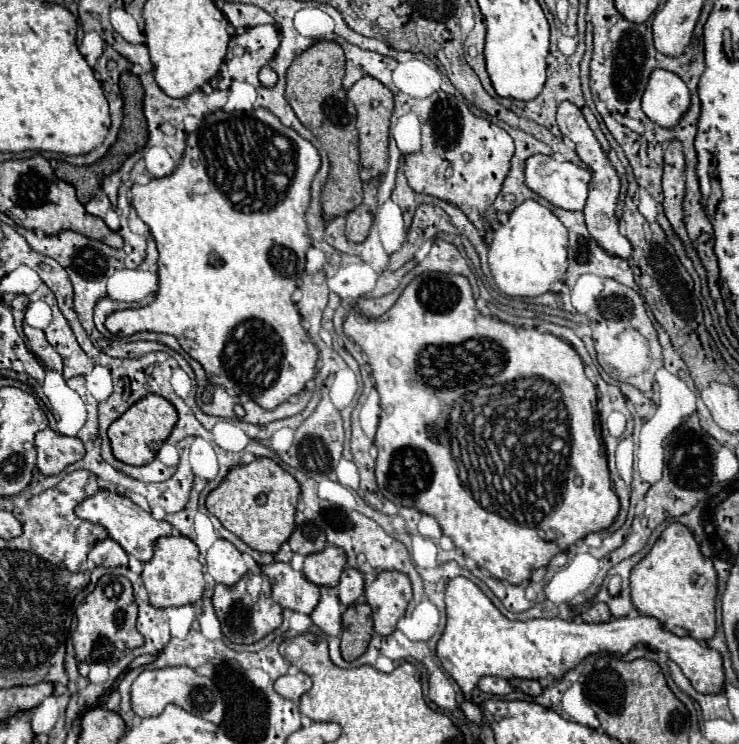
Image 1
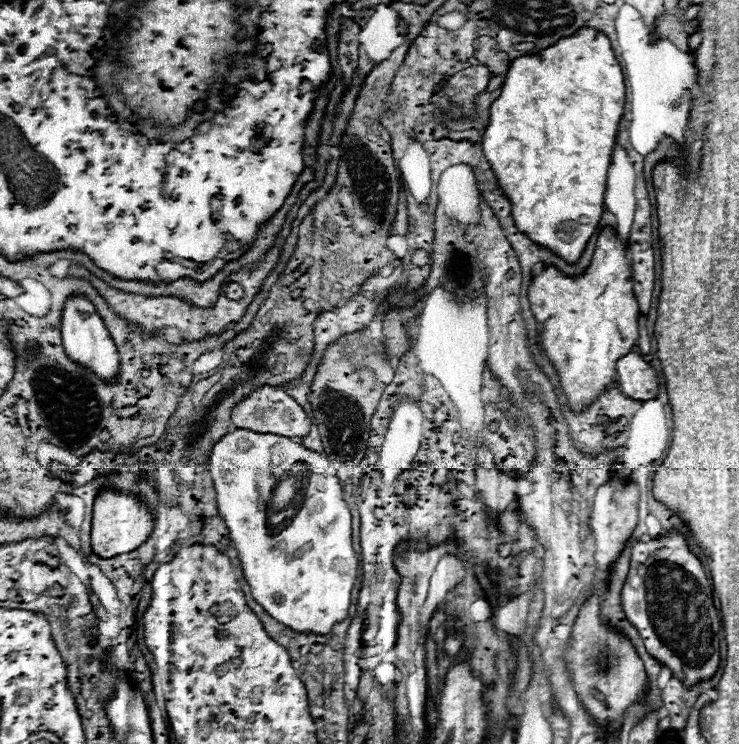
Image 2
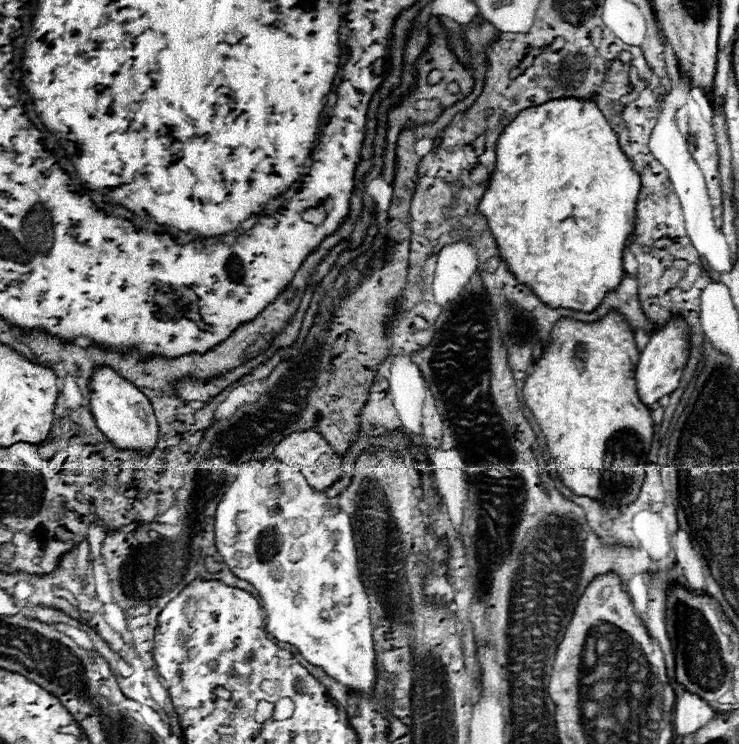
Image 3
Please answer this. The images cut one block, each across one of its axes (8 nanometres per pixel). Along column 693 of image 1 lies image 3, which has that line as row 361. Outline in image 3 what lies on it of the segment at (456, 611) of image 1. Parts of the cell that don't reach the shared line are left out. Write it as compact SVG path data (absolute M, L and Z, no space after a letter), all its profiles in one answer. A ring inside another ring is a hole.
M672 320L668 326L654 332L646 348L640 352L640 358L636 364L638 398L650 406L658 402L662 396L668 396L670 392L674 392L678 388L682 368L686 364L686 356L688 356L688 328L684 320Z

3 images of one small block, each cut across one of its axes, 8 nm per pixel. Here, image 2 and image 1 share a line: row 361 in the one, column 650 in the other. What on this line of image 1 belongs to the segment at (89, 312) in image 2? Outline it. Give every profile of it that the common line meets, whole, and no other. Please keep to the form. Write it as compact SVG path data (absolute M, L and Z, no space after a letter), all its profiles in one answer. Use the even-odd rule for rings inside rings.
M656 68L648 78L648 86L642 94L644 114L664 126L674 126L690 106L688 86L674 72Z

